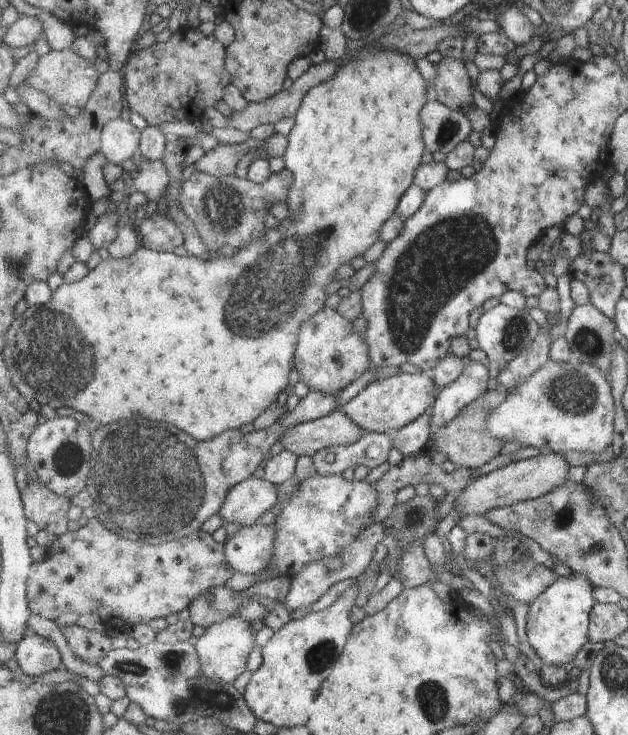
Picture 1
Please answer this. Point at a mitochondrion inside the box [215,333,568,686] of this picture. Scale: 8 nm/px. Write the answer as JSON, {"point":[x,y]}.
{"point":[322,655]}

